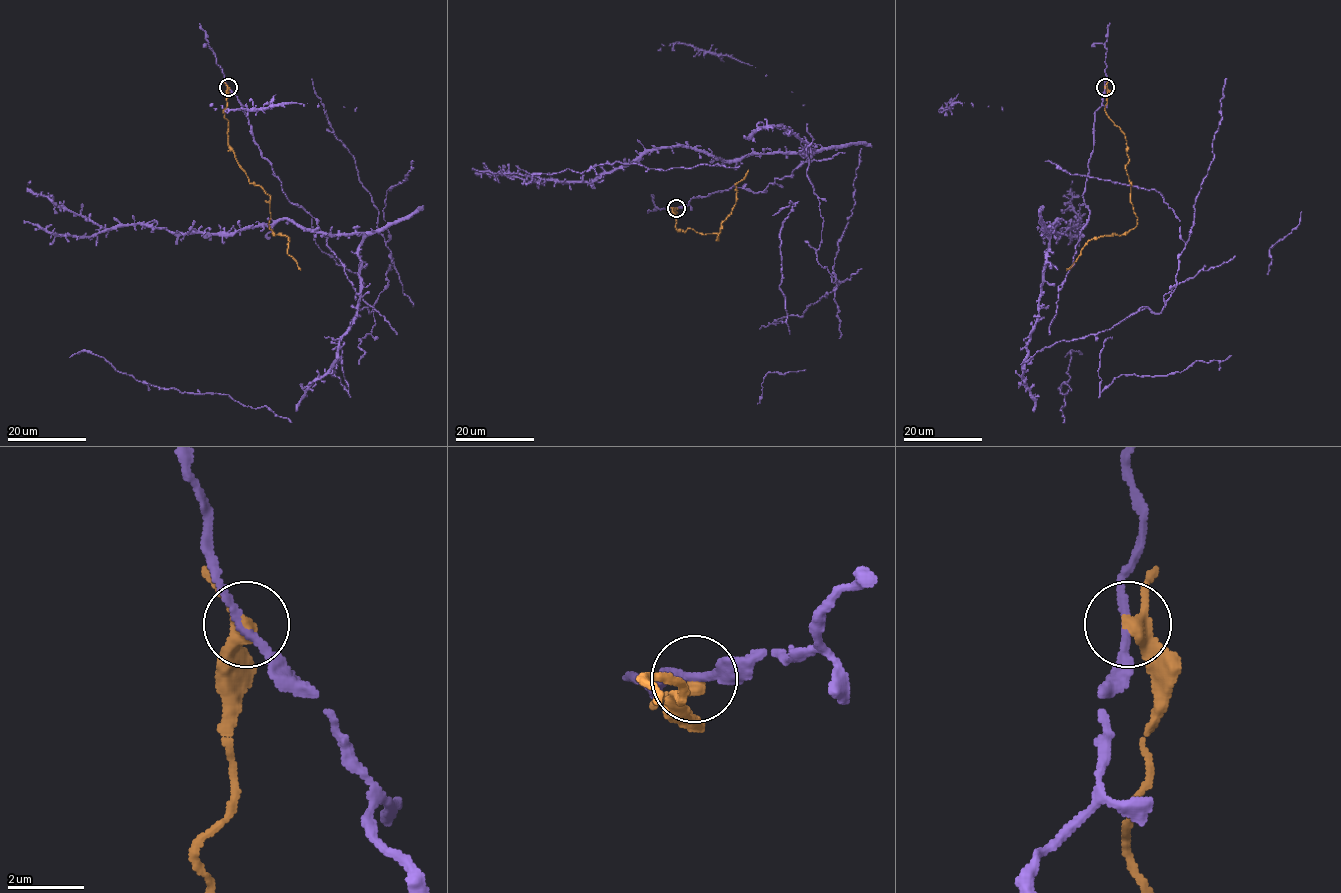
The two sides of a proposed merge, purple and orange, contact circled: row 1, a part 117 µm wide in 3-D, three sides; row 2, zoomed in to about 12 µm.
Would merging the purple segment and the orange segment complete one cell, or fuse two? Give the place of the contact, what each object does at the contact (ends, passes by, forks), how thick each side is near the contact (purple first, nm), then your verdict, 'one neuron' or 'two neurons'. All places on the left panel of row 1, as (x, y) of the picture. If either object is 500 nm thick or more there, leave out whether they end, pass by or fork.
at (228, 87); purple passes by; orange passes by; 200 nm thick on the purple side, 320 nm on the other; two neurons

